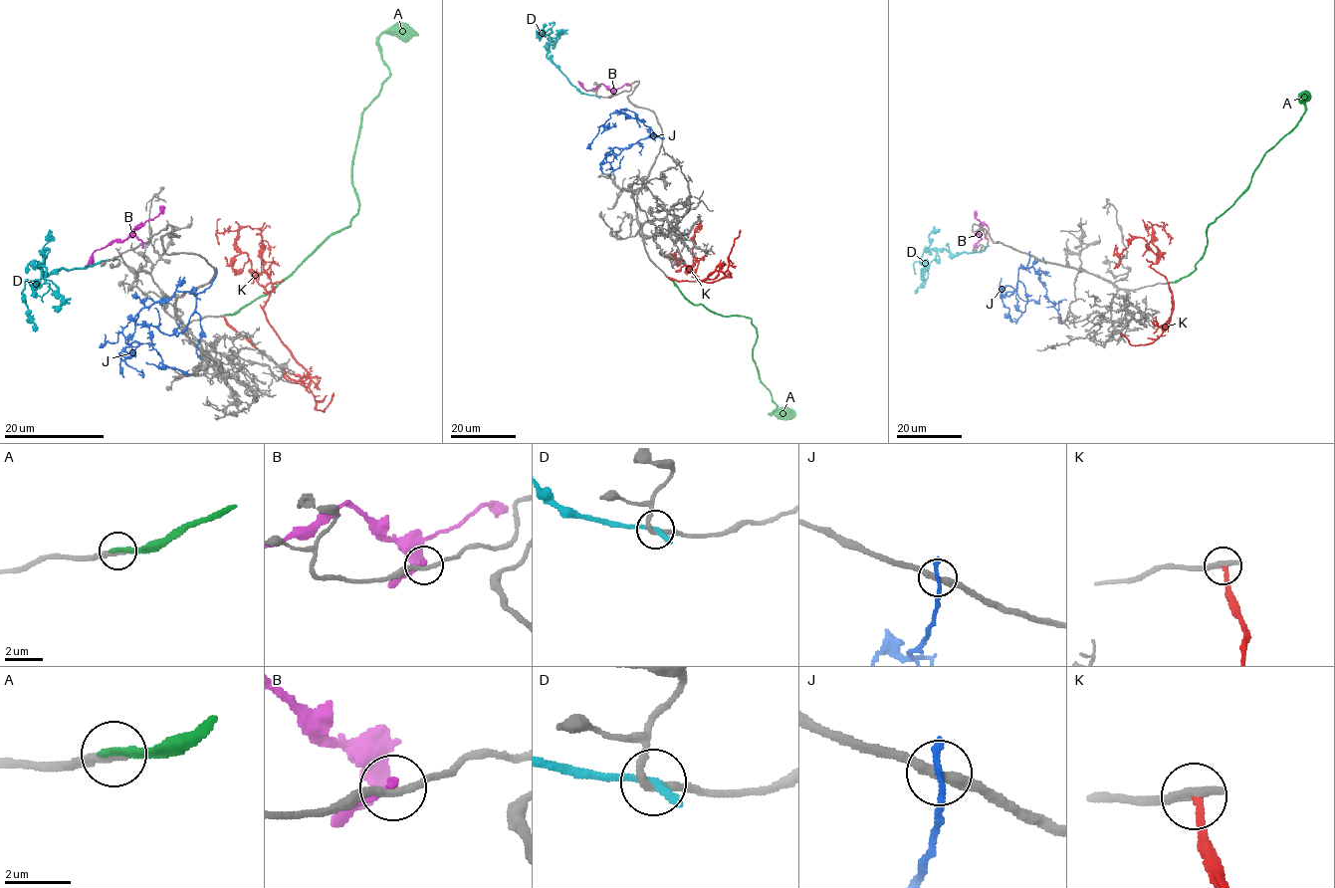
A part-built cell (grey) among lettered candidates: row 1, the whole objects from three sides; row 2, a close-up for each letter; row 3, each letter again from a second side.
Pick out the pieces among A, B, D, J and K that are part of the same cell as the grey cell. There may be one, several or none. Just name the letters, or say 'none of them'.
none of them

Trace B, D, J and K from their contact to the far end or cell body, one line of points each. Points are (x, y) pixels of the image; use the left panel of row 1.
B: (142, 242), (134, 232), (137, 226), (124, 240), (115, 240), (93, 252), (92, 260), (86, 266)
D: (115, 259), (47, 274), (38, 265), (45, 269), (44, 282), (37, 287), (26, 281), (23, 295), (35, 332)
J: (215, 272), (195, 293), (195, 313), (178, 334), (135, 320), (122, 329), (131, 348), (125, 362), (137, 373)
K: (222, 316), (293, 382), (308, 383), (263, 309), (270, 295), (237, 233), (258, 228), (270, 257)

